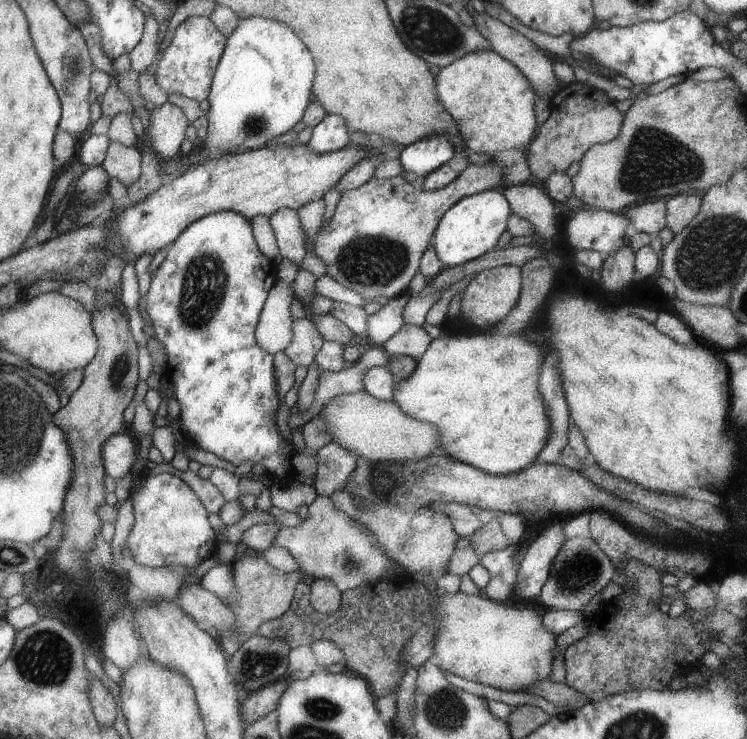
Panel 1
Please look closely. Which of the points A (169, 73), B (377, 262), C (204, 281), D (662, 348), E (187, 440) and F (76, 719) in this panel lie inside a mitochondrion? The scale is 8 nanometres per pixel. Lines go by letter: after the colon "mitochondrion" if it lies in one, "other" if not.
A: other
B: mitochondrion
C: mitochondrion
D: other
E: other
F: other

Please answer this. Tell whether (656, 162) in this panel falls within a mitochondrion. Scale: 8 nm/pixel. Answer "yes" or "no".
yes

